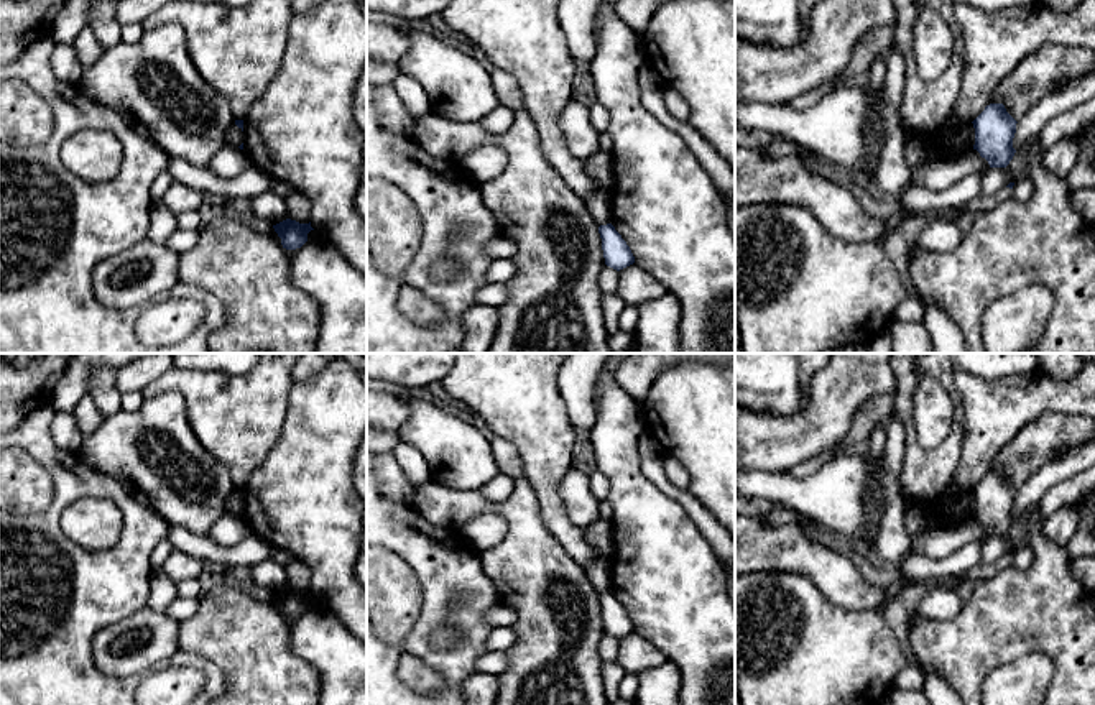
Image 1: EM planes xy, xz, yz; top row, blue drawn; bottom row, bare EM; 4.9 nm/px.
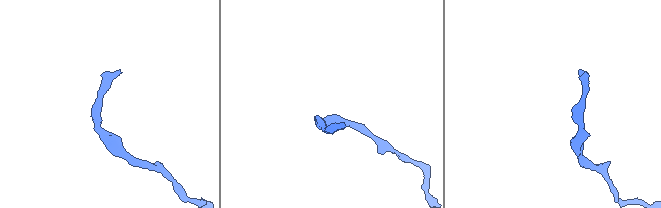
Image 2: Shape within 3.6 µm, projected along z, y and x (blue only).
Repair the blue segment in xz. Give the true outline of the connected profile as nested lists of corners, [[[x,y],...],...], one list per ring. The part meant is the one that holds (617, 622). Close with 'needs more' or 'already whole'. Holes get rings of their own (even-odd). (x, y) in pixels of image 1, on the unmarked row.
[[[612,592],[600,593],[598,601],[602,606],[602,618],[607,634],[620,639],[635,631],[630,615]]]; already whole

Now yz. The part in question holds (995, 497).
[[[990,472],[972,491],[975,496],[973,518],[988,529],[990,536],[1006,536],[1016,521],[1013,506],[1018,490],[1003,472]]]; already whole

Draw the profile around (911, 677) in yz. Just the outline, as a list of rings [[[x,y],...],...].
[[[919,664],[904,666],[893,680],[893,687],[906,692],[922,692],[924,680],[926,680],[924,667],[921,667]]]

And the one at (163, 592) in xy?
[[[151,569],[148,608],[166,613],[169,605],[178,598],[178,587],[161,569]]]

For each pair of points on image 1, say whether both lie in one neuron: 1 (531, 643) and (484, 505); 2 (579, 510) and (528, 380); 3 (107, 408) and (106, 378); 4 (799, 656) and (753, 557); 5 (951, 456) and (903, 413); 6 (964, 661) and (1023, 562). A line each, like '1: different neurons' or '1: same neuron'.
1: same neuron
2: different neurons
3: same neuron
4: different neurons
5: same neuron
6: different neurons

